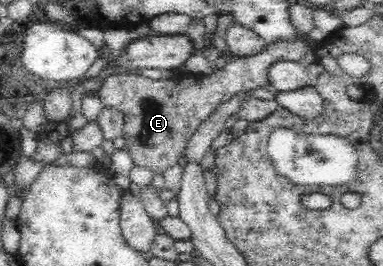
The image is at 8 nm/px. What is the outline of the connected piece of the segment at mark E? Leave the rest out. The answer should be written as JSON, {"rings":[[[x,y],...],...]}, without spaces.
{"rings":[[[310,38],[276,41],[254,56],[228,59],[223,68],[213,70],[212,74],[198,80],[191,77],[149,80],[130,70],[116,70],[100,85],[97,94],[104,107],[114,107],[124,112],[124,148],[134,166],[162,174],[170,166],[178,164],[177,158],[186,148],[188,138],[220,104],[240,92],[268,86],[270,66],[280,60],[300,62],[308,52],[314,51],[314,47]]]}

